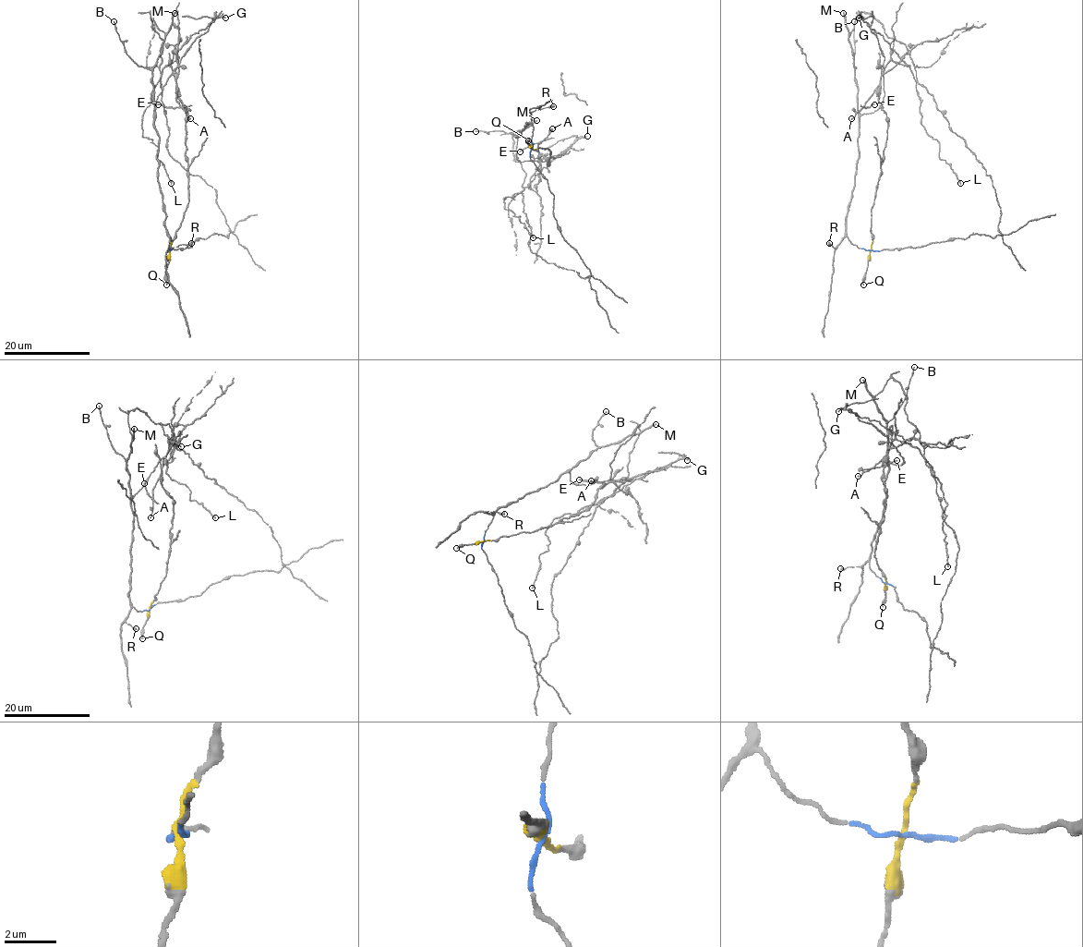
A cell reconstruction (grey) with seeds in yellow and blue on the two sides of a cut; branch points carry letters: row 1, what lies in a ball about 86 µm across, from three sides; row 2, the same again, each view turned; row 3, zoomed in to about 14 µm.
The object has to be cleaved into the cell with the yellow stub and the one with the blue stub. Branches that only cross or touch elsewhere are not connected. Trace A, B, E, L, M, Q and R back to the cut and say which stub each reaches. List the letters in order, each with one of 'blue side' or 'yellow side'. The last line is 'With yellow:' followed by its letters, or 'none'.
A: yellow side
B: blue side
E: yellow side
L: yellow side
M: blue side
Q: yellow side
R: blue side
With yellow: A, E, L, Q

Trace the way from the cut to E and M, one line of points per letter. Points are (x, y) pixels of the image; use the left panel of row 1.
E: (169, 250), (188, 201), (186, 109), (176, 90), (179, 106), (169, 108), (158, 103)
M: (169, 250), (172, 239), (158, 179), (159, 136), (154, 126), (152, 80), (153, 65), (174, 12)

